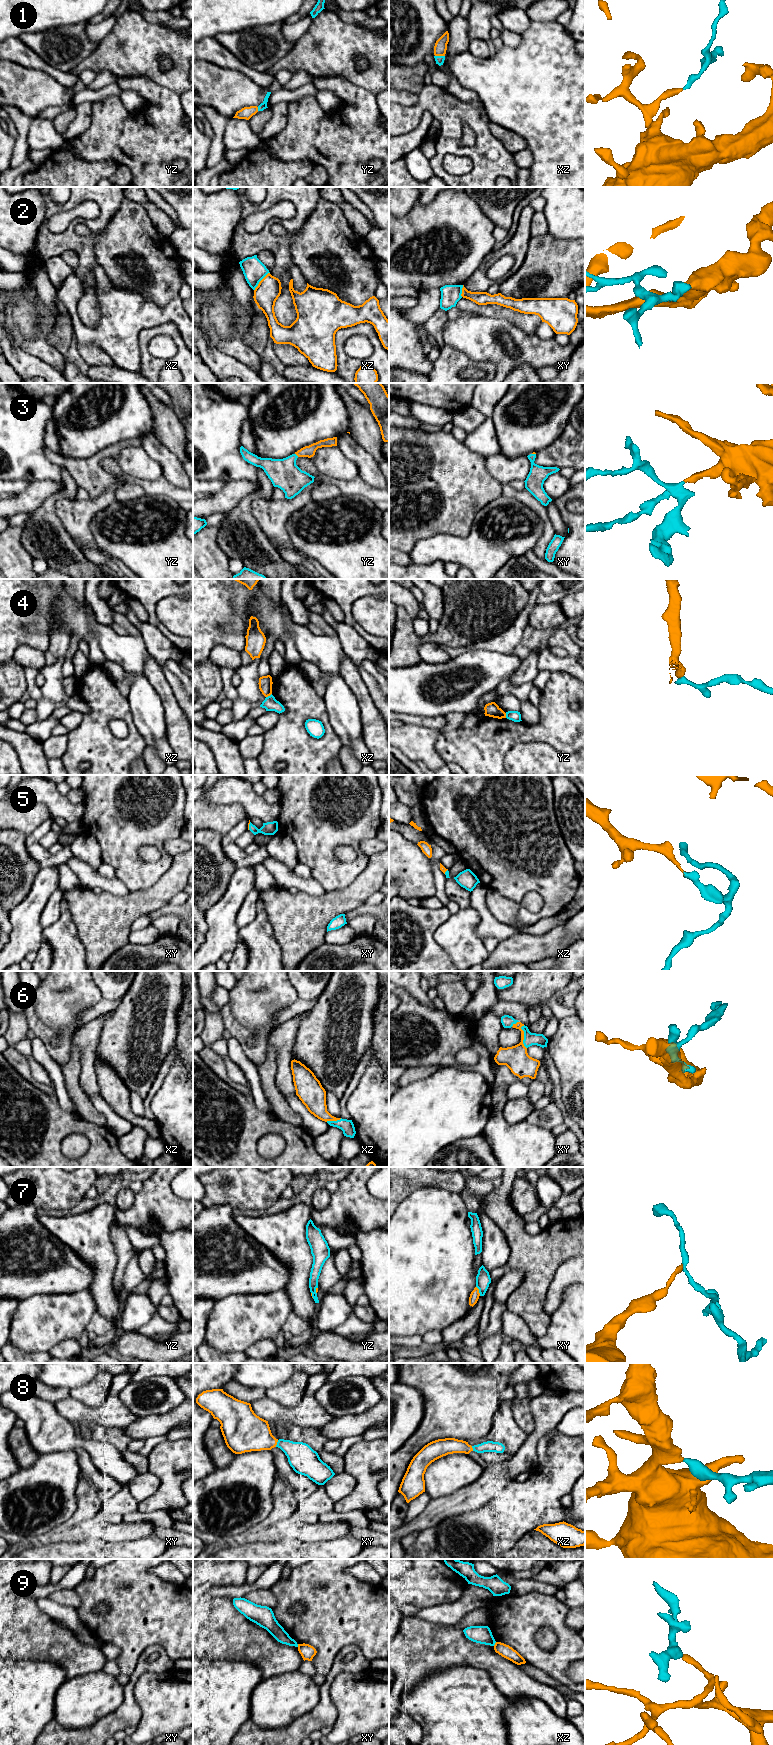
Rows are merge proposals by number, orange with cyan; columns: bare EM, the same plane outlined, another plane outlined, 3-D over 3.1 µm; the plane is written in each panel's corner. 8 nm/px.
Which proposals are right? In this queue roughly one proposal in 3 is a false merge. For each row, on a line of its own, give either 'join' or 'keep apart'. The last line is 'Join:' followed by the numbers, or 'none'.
1: join
2: keep apart
3: join
4: keep apart
5: join
6: join
7: keep apart
8: join
9: keep apart
Join: 1, 3, 5, 6, 8

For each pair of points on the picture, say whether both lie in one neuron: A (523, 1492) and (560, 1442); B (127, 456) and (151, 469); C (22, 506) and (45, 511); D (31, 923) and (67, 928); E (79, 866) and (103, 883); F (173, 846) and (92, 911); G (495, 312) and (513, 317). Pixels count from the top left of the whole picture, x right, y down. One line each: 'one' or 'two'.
A: one
B: one
C: two
D: two
E: one
F: two
G: one

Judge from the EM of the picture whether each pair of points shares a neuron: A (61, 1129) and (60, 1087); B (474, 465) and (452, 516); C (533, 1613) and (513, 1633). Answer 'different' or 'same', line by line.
A: different
B: same
C: same

